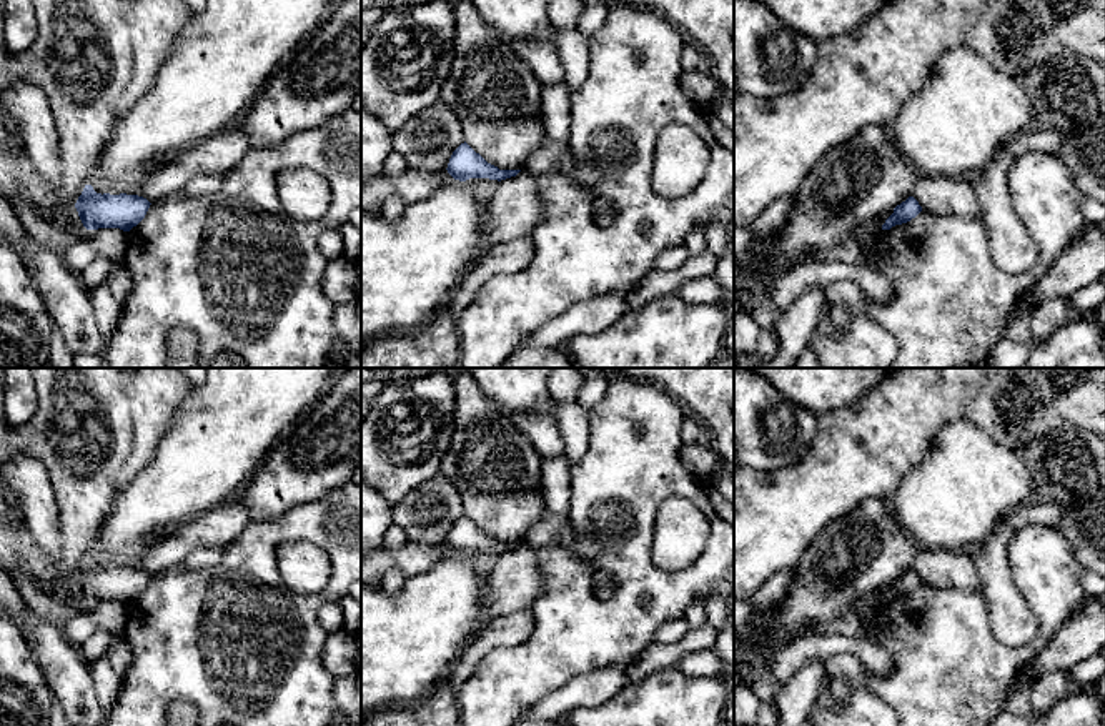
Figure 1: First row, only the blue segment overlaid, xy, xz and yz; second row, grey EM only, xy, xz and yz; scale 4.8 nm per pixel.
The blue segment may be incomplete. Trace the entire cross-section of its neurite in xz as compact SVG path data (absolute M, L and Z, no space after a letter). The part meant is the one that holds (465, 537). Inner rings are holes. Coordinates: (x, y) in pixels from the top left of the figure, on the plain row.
M466 515L453 525L446 543L454 553L459 554L466 554L469 551L489 551L501 554L516 549L521 544L499 543L498 540L488 536Z

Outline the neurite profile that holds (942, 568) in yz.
M917 546L912 569L922 583L937 588L954 588L960 591L980 591L980 573L970 553L949 549L929 549Z

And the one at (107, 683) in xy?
M105 654L90 663L90 671L98 701L103 713L108 714L123 688L123 676L115 673Z

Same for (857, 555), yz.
M865 500L815 536L792 568L782 608L766 614L761 628L754 628L751 618L734 633L734 648L754 658L782 651L805 628L844 618L857 599L912 569L915 551L890 503Z

